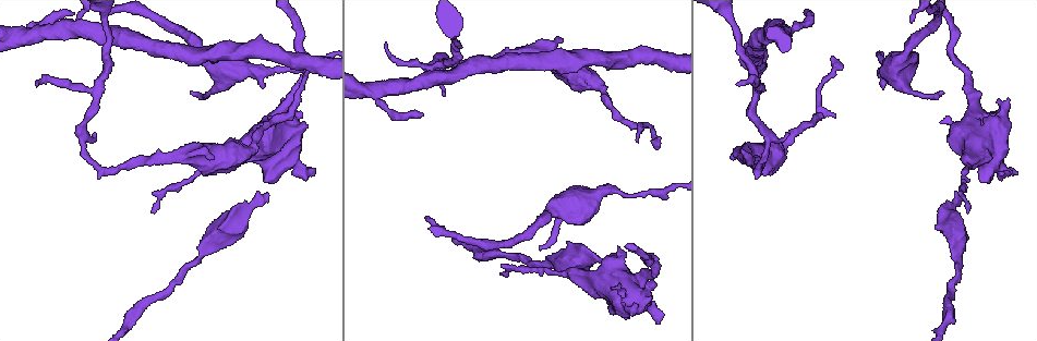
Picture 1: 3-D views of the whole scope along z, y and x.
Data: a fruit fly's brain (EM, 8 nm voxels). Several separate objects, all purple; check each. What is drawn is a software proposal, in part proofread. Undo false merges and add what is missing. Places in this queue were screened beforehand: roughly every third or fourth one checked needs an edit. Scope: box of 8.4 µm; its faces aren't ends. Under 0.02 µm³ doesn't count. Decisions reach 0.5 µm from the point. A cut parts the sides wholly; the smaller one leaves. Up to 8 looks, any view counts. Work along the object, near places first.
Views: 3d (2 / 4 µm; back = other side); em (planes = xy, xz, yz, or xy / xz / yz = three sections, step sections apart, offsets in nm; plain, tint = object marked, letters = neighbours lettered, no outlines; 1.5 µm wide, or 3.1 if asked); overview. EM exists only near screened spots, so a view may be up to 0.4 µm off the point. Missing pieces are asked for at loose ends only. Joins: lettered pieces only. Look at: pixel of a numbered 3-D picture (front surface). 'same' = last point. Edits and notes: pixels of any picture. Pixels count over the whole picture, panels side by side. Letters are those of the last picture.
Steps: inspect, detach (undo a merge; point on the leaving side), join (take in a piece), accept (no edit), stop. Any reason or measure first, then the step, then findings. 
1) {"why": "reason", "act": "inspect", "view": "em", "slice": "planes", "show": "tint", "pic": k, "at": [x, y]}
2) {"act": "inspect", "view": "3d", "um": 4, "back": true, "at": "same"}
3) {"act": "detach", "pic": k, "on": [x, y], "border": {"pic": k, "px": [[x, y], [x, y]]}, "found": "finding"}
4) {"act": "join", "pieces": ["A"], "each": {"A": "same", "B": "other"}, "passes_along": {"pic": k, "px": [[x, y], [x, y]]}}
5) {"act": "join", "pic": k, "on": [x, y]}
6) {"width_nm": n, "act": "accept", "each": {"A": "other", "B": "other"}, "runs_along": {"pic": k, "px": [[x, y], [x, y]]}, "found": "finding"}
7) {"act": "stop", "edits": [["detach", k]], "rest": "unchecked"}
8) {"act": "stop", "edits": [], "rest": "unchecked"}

{"why": "thin end", "act": "inspect", "view": "em", "slice": "planes", "show": "plain", "pic": 1, "at": [266, 195]}

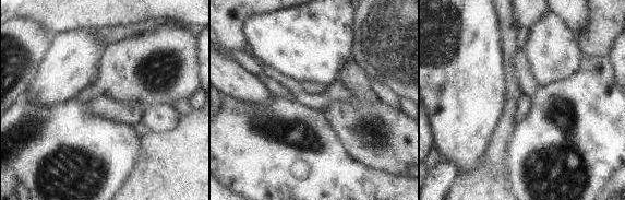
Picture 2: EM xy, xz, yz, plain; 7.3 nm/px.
{"act": "inspect", "view": "em", "slice": "planes", "show": "letters", "at": "same"}

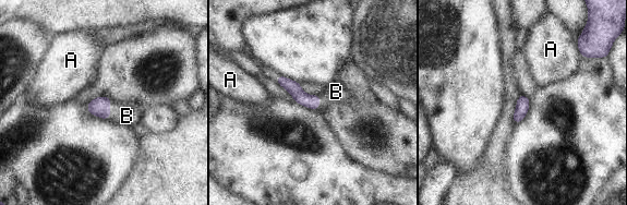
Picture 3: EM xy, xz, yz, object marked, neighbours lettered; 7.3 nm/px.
{"width_nm": 100, "act": "join", "pic": 3, "on": [127, 116], "each": {"A": "other", "B": "same"}, "found": "the neuron continues"}

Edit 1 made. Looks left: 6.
{"why": "branch stops here", "act": "inspect", "view": "em", "slice": "planes", "show": "letters", "pic": 1, "at": [503, 273]}

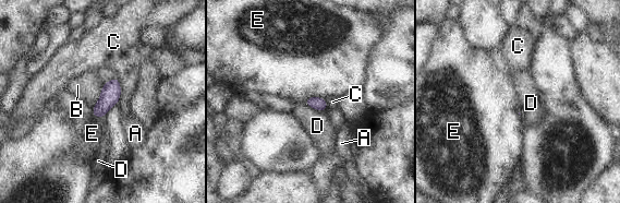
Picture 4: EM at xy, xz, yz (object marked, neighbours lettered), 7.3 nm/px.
{"longest_contact_nm": ["C", 200], "act": "accept", "each": {"A": "other", "B": "other", "C": "other", "D": "other", "E": "other"}, "found": "no lettered piece goes on from it"}

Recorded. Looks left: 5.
{"why": "abrupt turn", "act": "inspect", "view": "em", "slice": "planes", "show": "tint", "pic": 1, "at": [30, 36]}

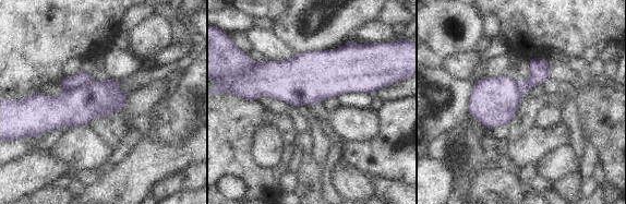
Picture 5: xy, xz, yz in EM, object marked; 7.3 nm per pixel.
{"act": "inspect", "view": "em", "slice": "planes", "show": "letters", "at": "same"}

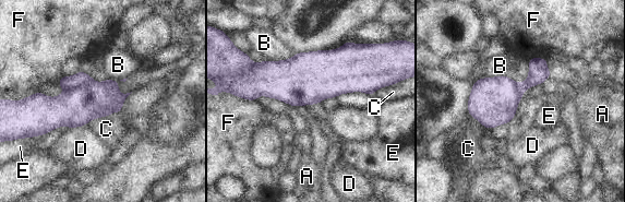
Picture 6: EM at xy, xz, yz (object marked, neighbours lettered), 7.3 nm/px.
{"width_nm": 280, "act": "detach", "pic": 6, "on": [81, 78], "each": {"A": "other", "B": "other", "C": "other", "D": "other", "E": "other", "F": "other"}, "found": "two neurons meet here"}

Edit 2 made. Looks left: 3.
{"act": "stop", "edits": [["join", 3], ["detach", 6]], "rest": "unchecked"}

